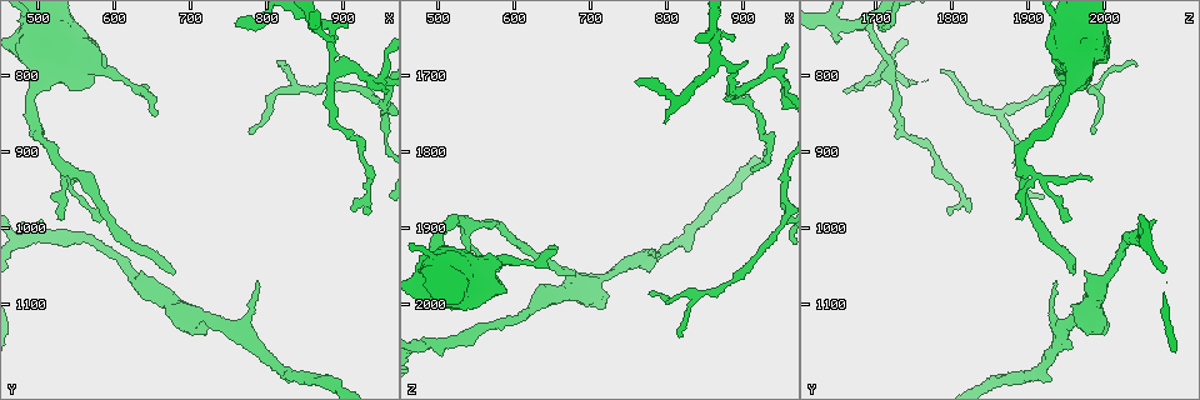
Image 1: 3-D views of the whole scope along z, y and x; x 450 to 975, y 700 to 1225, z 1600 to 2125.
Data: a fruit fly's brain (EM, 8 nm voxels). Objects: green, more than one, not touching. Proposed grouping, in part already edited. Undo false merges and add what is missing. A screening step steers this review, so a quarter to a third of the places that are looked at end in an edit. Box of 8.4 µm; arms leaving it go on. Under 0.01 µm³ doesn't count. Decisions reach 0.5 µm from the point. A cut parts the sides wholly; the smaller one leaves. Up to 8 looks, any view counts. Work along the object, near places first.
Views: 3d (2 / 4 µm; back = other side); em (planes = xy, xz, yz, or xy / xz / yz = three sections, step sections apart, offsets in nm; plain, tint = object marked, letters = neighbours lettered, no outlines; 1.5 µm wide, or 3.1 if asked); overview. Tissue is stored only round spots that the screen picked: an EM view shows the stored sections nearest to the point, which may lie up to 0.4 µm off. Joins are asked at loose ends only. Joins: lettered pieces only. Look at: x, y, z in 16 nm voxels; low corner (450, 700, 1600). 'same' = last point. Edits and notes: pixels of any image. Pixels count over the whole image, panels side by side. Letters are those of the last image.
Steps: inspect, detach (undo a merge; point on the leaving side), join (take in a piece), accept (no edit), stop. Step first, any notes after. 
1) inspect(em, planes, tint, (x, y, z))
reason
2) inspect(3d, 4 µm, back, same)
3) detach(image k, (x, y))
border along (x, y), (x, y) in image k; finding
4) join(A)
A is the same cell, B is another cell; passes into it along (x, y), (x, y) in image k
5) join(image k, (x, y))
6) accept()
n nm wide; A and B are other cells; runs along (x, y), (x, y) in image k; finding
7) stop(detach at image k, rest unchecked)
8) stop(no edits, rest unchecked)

inspect(em, planes, letters, (815, 785, 2045))
tapers out

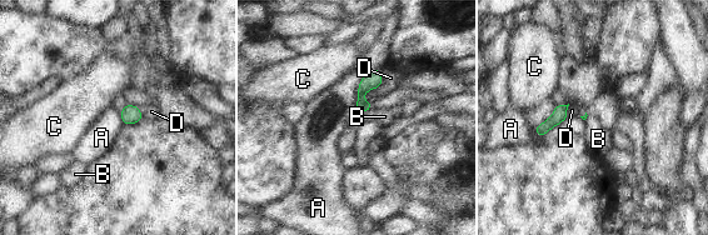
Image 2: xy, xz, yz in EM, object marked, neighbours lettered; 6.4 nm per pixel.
accept()
A touches over 220 nm; A, B, C and D are other cells; none of them fits

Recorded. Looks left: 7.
inspect(3d, 4 µm, (940, 805, 1700))
three-way junction

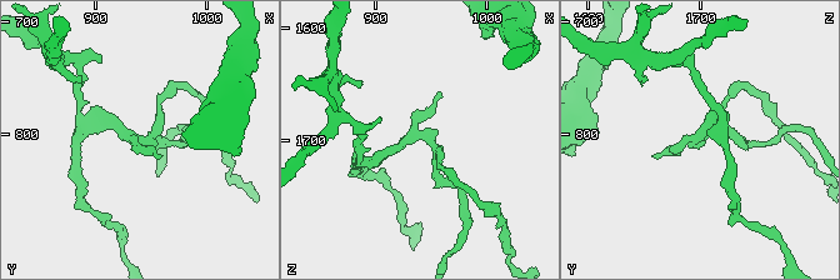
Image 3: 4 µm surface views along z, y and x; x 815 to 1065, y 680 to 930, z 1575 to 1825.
inspect(em, xy, step 8, letters, (938, 806, 1698))
shape alone is not enough

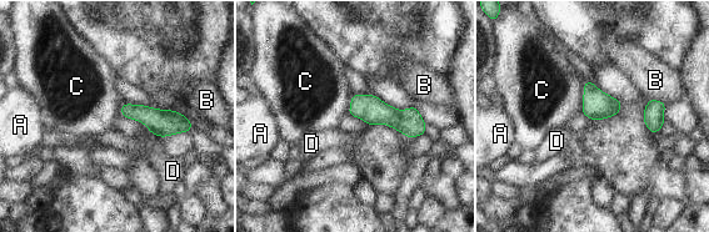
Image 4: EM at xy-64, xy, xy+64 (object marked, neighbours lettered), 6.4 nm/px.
accept()
C touches over 200 nm; A, B, C and D are other cells; runs along (355, 97), (364, 106), (422, 131) in image 4; one neuron here

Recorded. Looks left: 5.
inspect(em, yz, step 8, letters, (790, 1070, 1935))
an open end

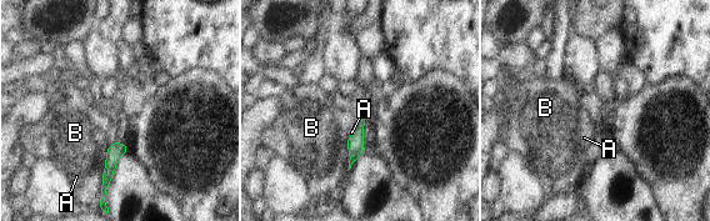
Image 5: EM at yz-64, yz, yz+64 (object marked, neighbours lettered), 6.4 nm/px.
inspect(em, planes, letters, same)
cut it another way

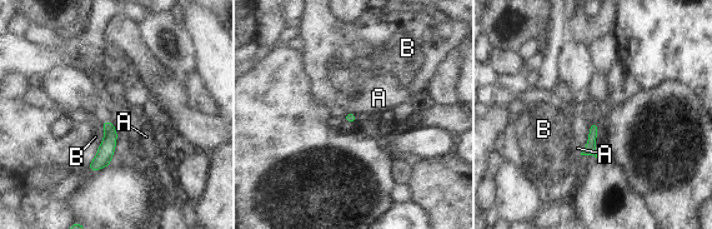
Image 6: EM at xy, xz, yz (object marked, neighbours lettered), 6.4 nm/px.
accept()
A and B are other cells; border along (590, 125), (587, 135) in image 6; no lettered piece goes on from it

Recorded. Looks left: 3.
stop(no edits, rest unchecked)

